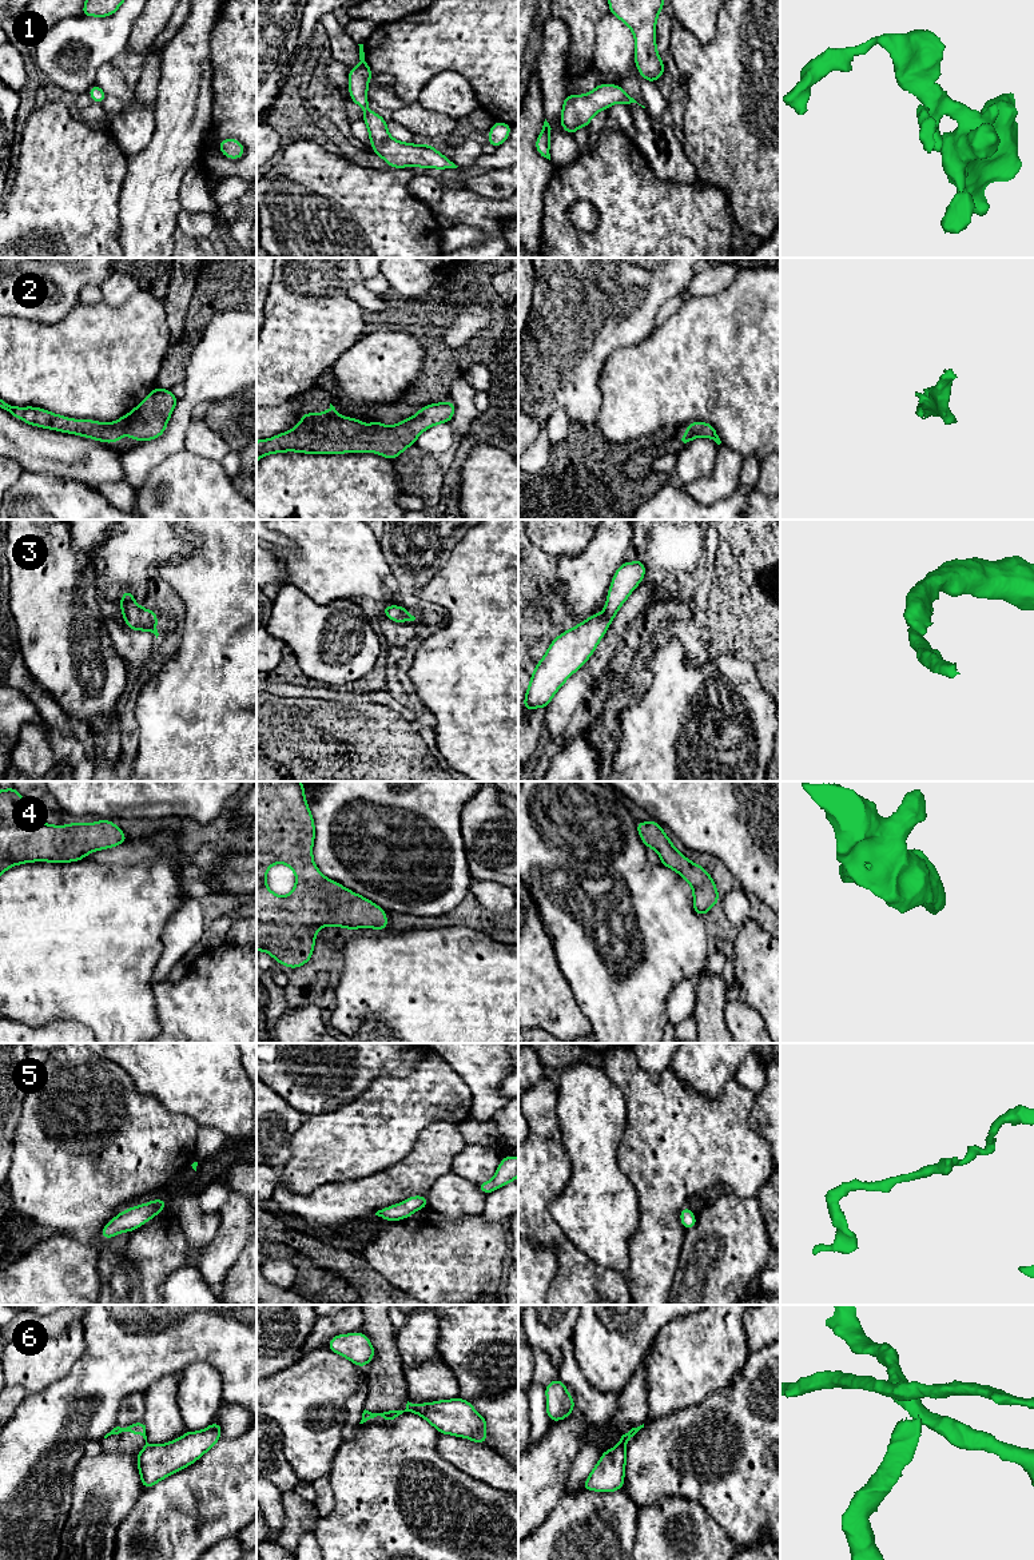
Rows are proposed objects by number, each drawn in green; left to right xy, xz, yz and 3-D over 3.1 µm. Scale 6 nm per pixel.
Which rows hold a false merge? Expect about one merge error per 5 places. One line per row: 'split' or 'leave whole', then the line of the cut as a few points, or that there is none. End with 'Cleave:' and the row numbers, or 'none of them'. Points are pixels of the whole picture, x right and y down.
1: leave whole; no cut
2: leave whole; no cut
3: leave whole; no cut
4: leave whole; no cut
5: leave whole; no cut
6: split; cut in yz along (620, 1444), (624, 1447)
Cleave: 6

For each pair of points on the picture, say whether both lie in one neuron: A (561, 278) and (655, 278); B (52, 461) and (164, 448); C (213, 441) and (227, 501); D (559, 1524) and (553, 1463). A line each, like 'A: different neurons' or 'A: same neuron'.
A: same neuron
B: different neurons
C: different neurons
D: different neurons

